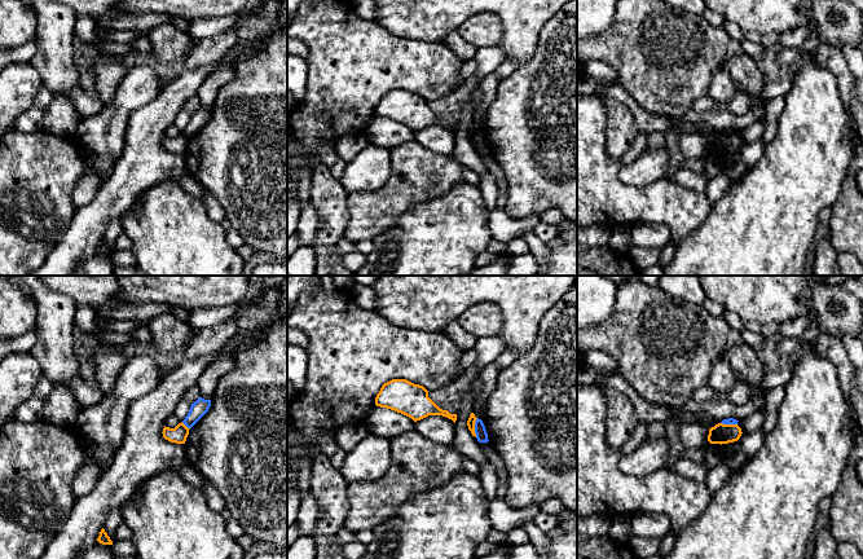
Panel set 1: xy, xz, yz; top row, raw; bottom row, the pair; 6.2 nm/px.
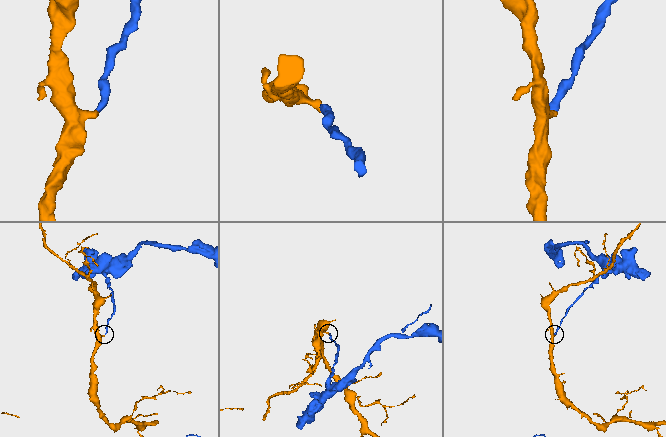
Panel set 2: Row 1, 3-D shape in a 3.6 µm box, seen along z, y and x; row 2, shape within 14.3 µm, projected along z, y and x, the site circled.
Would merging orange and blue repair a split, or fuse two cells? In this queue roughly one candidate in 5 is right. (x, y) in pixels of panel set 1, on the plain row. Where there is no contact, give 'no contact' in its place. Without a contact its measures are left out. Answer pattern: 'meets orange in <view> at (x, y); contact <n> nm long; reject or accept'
meets orange in xz at (474, 137); contact 120 nm long; reject

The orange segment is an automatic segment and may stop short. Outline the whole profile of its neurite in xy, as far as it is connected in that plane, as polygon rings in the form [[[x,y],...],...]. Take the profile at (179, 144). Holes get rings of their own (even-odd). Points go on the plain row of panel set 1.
[[[182,132],[179,133],[175,138],[166,137],[163,138],[163,148],[171,153],[185,154],[189,145],[189,140]]]

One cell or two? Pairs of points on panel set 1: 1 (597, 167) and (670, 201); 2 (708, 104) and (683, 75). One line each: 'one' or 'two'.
1: one
2: two

